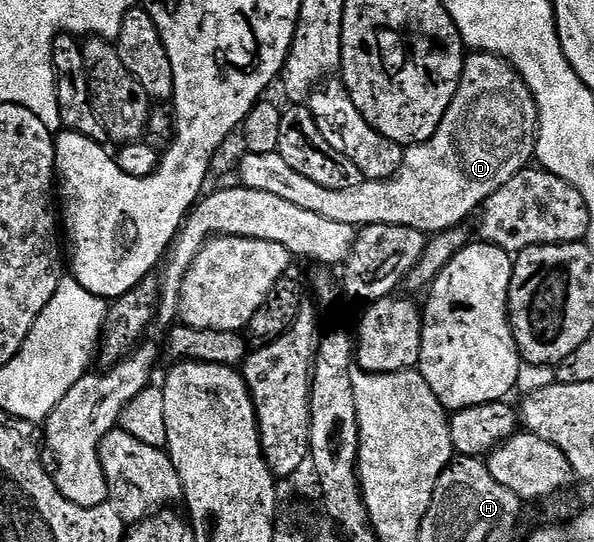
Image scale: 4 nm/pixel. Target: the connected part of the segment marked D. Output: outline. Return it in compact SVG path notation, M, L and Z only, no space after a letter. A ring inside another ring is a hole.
M472 51L464 58L462 79L458 83L458 91L446 111L442 115L442 123L434 131L434 135L421 145L409 145L404 150L404 162L392 177L381 181L360 181L358 187L346 187L346 191L334 191L314 183L314 179L306 179L306 175L298 175L280 152L258 155L245 152L240 161L239 184L254 191L270 191L270 195L278 195L305 211L315 211L325 219L334 219L334 223L346 223L363 227L365 225L401 225L414 227L418 231L435 235L465 224L468 216L475 214L483 206L484 200L502 183L510 183L514 175L533 164L536 156L536 131L540 124L540 113L536 110L536 101L526 83L516 73L510 62L495 57L492 53Z

